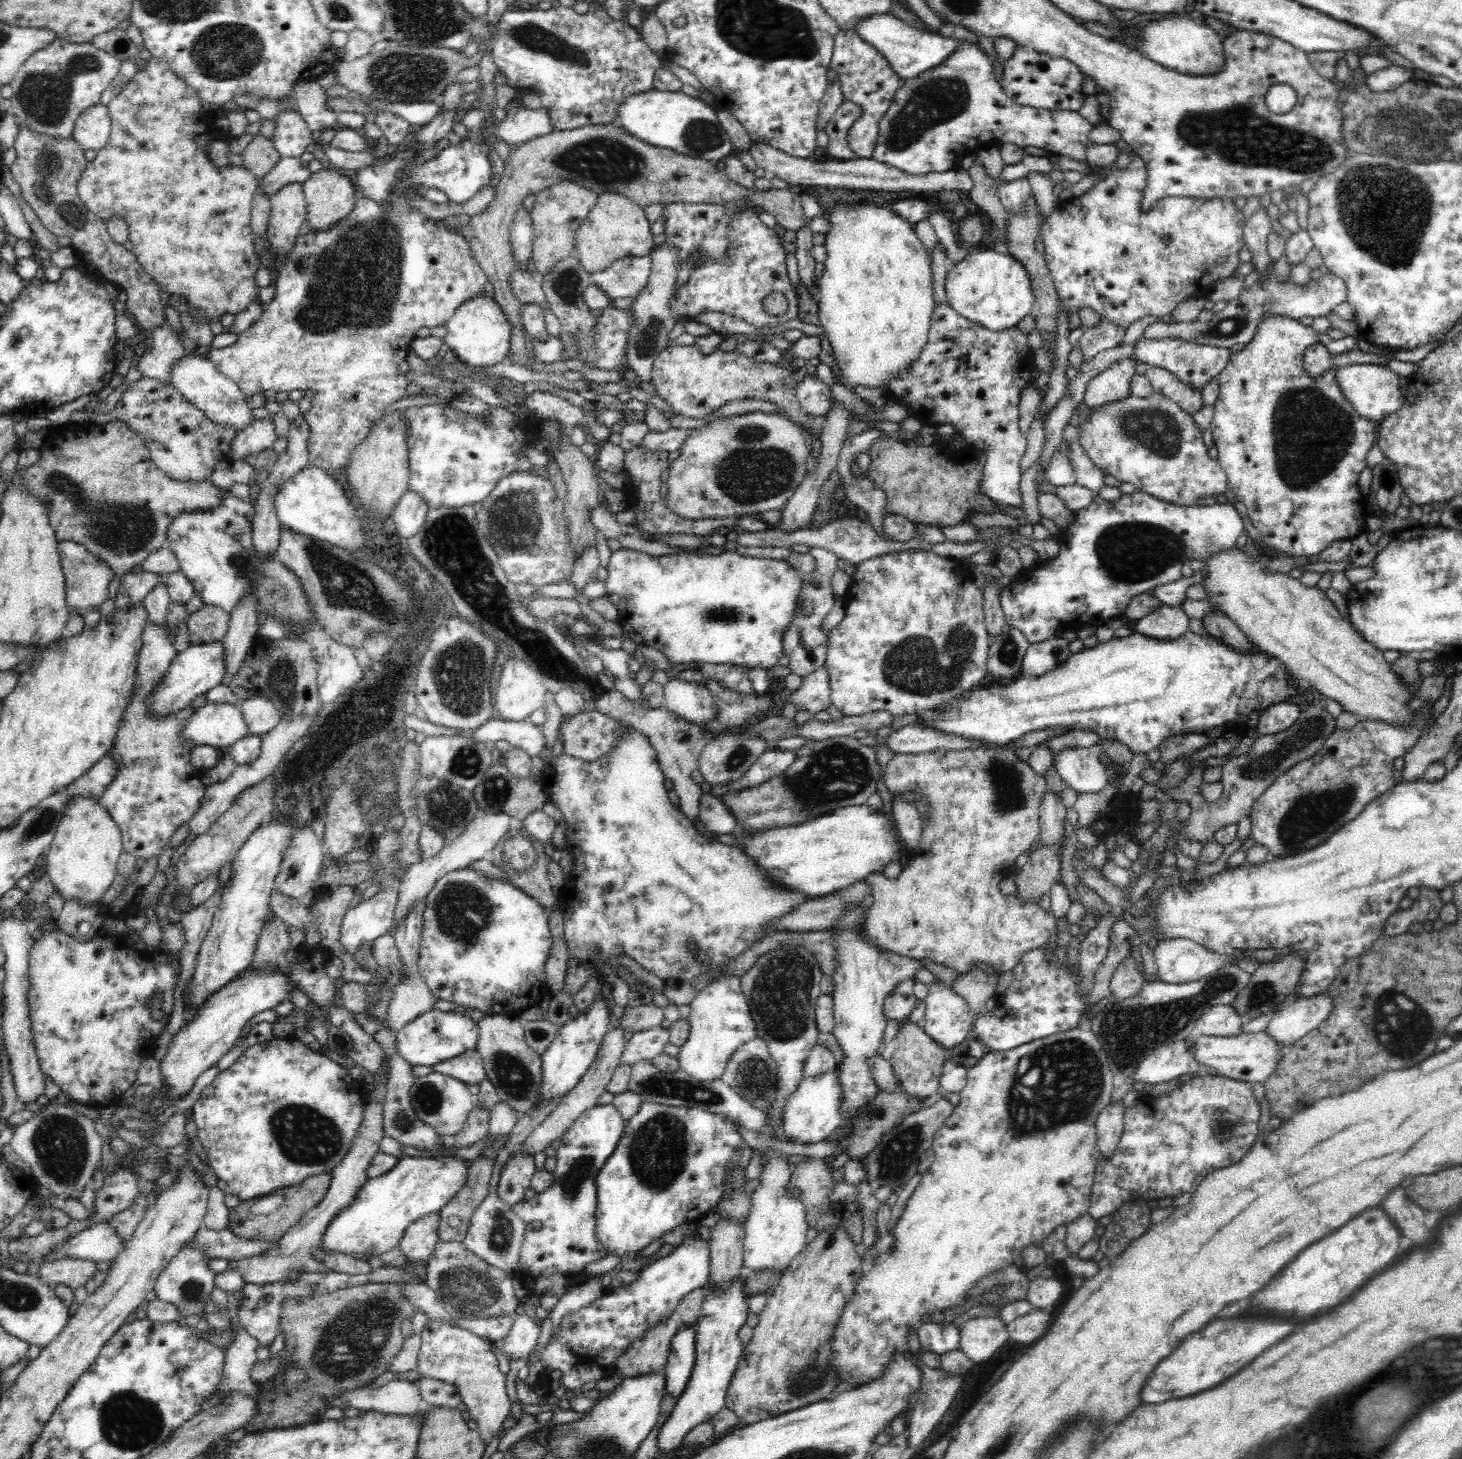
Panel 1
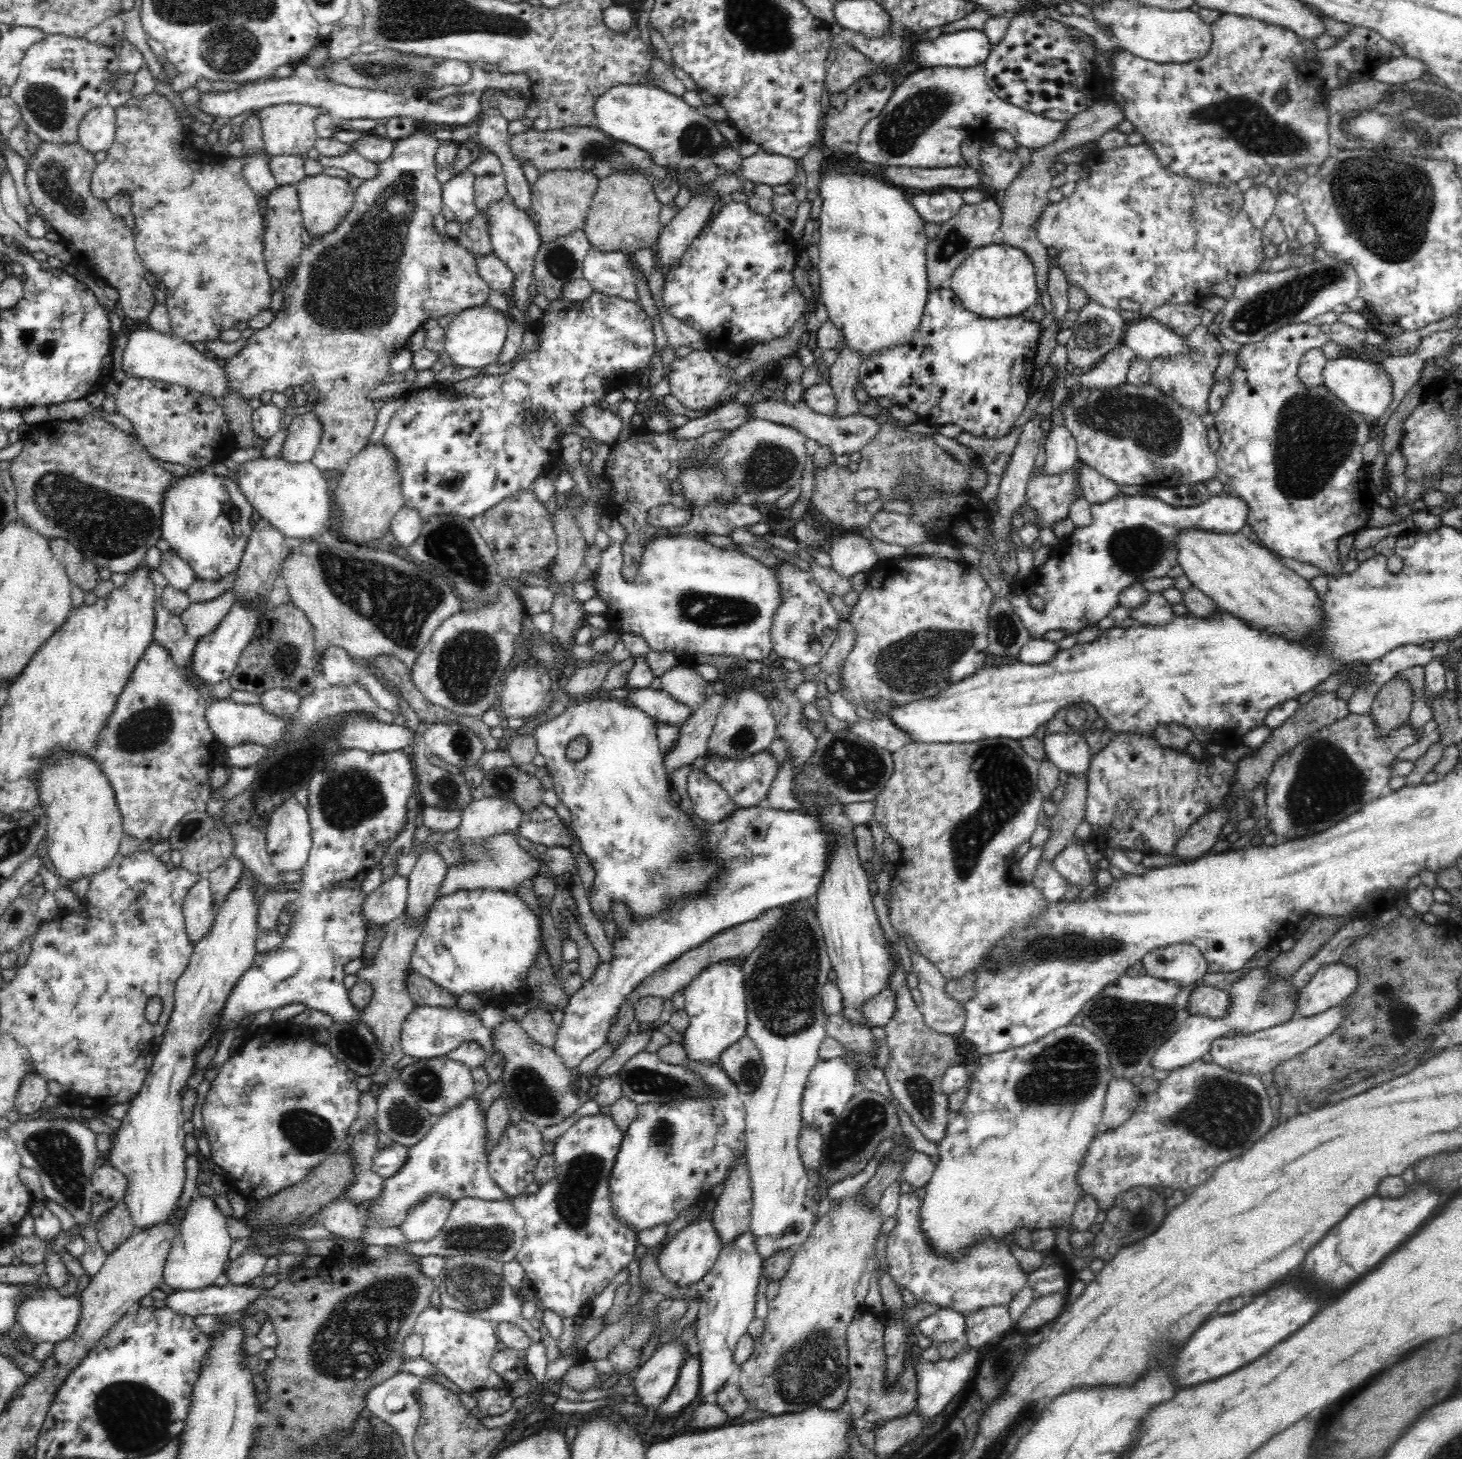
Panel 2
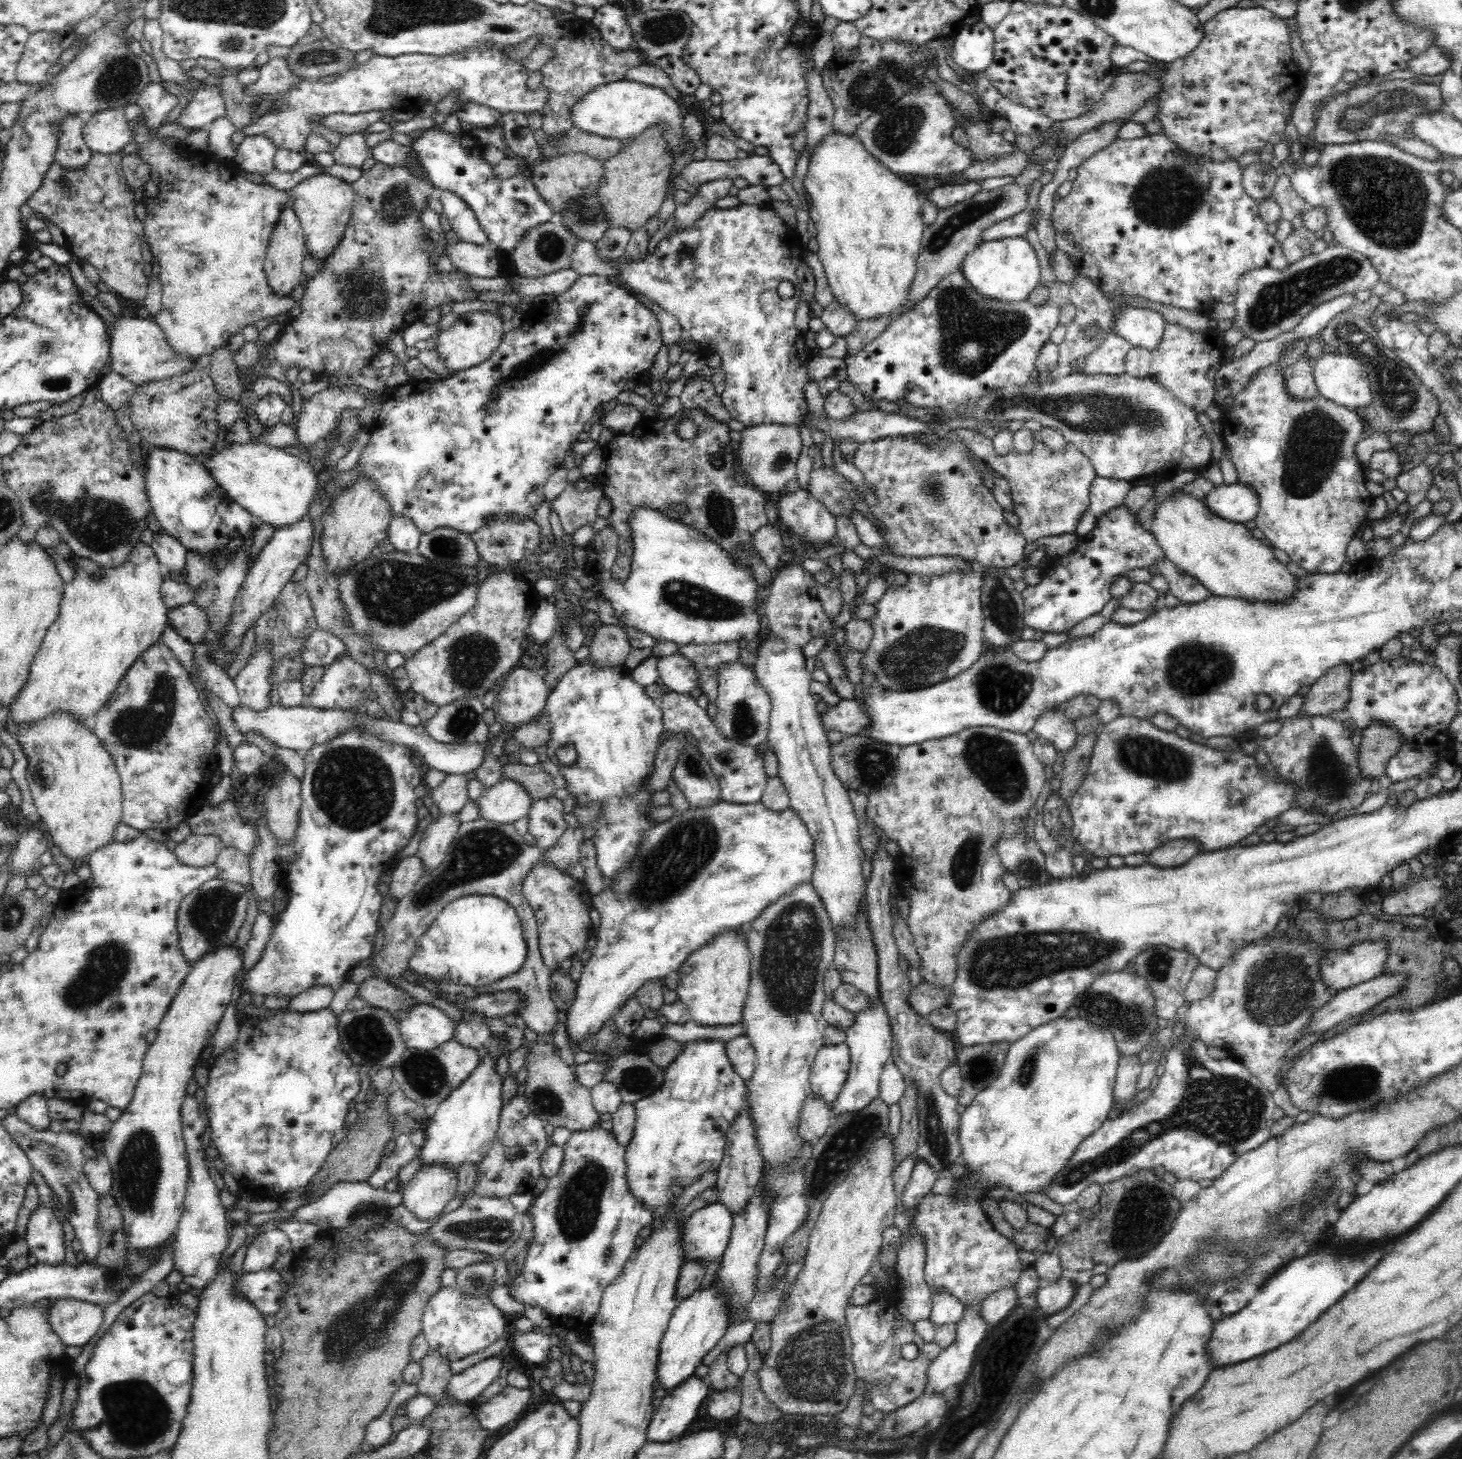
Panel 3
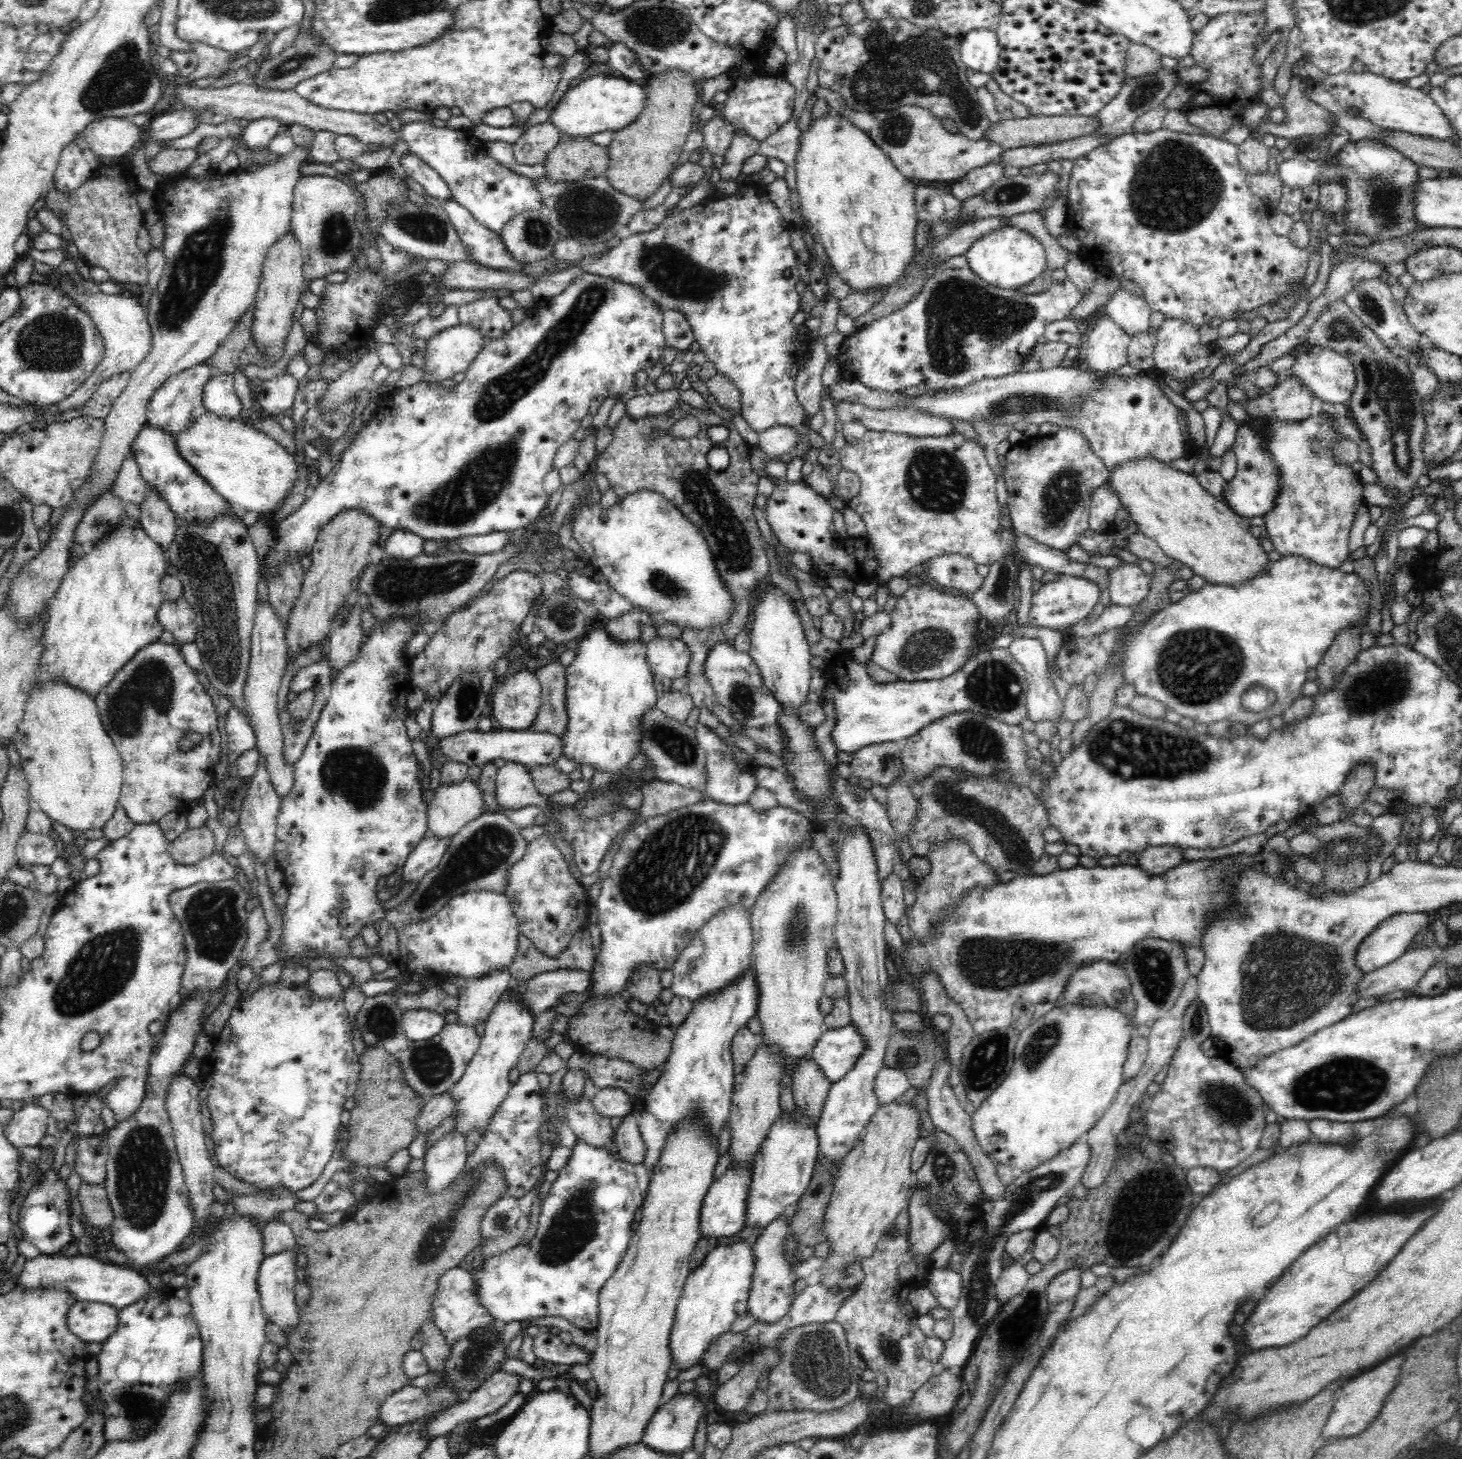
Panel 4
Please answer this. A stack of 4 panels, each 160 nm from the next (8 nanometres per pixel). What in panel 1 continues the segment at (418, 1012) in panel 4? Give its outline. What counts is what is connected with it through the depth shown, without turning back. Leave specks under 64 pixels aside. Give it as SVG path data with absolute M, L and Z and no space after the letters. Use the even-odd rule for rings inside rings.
M432 1009L409 1022L395 1037L398 1054L412 1067L434 1066L466 1051L473 1051L478 1040L478 1027L476 1021L460 1012Z

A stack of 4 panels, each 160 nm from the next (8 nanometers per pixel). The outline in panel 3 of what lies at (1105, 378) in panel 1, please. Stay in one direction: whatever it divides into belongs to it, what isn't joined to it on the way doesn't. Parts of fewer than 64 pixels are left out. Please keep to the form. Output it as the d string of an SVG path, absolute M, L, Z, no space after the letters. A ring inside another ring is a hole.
M1115 332L1106 335L1106 340L1098 350L1086 358L1083 373L1090 376L1122 376L1125 373L1125 360L1131 345Z

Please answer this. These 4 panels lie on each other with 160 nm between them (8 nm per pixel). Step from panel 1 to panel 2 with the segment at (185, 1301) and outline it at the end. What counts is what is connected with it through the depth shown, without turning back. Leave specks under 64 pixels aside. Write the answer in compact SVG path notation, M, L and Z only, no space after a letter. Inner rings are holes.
M196 1194L179 1225L163 1268L162 1283L174 1291L204 1290L224 1273L224 1262L228 1260L228 1252L234 1241L226 1231L226 1219L210 1197Z

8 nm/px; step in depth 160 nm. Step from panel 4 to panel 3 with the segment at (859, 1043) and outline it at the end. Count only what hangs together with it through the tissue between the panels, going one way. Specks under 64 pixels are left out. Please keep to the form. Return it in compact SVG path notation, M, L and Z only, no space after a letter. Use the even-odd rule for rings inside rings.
M845 1042L823 1045L815 1056L809 1076L810 1093L820 1097L831 1110L848 1078L849 1066L850 1053Z

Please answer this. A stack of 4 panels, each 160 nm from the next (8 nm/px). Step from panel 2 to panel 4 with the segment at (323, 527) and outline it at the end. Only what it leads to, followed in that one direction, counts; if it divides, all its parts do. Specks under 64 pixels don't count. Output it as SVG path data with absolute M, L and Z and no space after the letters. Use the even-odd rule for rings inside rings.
M206 412L175 441L182 458L210 483L220 497L238 507L242 513L258 512L261 516L276 512L282 508L301 476L294 454L288 453L274 439L257 432L239 419L227 420Z

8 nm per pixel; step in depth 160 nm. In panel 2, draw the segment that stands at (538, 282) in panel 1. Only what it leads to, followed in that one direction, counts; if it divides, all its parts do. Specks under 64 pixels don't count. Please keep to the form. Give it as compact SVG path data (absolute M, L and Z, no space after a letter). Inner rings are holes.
M495 254L475 258L478 272L492 290L501 292L508 302L512 300L514 273Z

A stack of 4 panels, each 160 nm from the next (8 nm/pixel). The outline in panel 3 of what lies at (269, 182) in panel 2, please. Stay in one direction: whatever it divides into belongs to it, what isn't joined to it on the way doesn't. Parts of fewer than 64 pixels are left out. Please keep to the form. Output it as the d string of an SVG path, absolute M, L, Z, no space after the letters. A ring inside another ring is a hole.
M247 136L236 150L233 163L242 174L260 174L262 176L275 169L276 148L270 139L262 136Z

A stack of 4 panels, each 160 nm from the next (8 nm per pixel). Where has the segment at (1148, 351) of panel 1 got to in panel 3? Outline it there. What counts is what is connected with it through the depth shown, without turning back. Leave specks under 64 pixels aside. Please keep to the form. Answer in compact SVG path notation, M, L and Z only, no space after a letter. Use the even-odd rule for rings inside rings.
M1128 307L1115 315L1114 332L1129 342L1131 347L1150 352L1160 346L1167 322L1154 310Z

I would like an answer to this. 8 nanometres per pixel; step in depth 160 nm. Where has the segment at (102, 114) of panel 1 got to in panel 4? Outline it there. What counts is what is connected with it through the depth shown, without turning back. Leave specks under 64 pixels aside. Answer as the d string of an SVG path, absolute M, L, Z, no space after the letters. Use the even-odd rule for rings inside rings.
M131 116L106 117L90 122L86 128L79 132L86 145L100 158L110 157L113 159L123 158L135 144L142 142L145 129L134 124Z

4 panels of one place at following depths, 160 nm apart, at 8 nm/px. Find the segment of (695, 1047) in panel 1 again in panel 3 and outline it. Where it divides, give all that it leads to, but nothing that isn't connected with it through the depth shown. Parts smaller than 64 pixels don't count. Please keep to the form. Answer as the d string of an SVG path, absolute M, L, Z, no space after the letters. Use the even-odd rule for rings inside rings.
M728 929L705 947L690 954L678 970L677 994L700 1026L734 1026L741 1022L749 989L751 956L747 938L738 929Z

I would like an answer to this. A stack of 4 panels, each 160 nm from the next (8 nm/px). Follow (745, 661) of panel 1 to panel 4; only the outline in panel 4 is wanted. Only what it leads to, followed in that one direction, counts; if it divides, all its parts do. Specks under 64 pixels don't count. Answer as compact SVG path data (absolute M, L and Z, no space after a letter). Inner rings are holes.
M640 490L608 510L598 504L586 505L573 521L572 533L584 552L584 560L591 558L593 574L604 578L604 582L626 598L632 608L646 611L657 630L670 623L682 628L683 632L686 628L702 632L725 625L731 619L735 607L733 594L721 579L707 540L682 511L660 494Z

